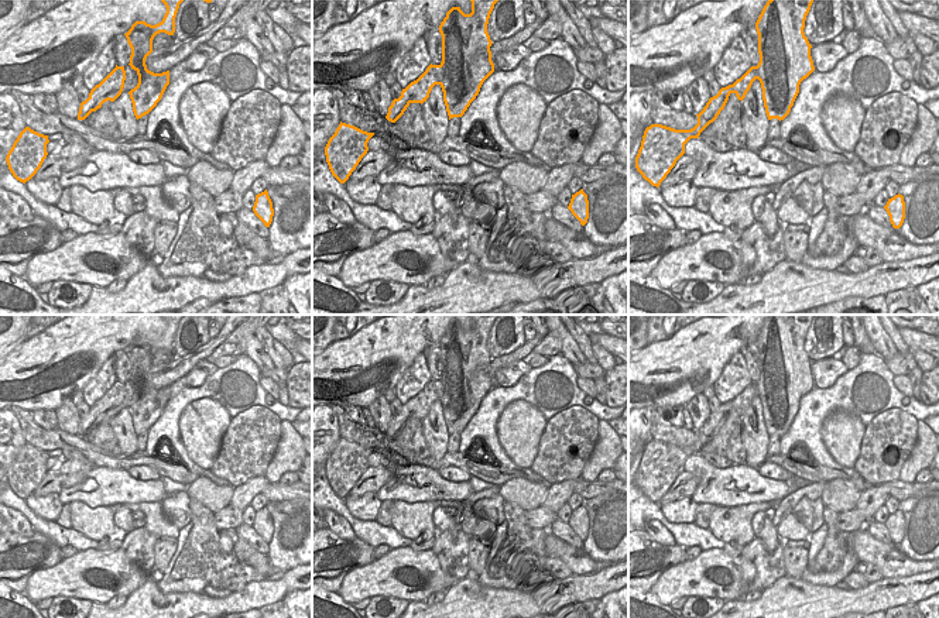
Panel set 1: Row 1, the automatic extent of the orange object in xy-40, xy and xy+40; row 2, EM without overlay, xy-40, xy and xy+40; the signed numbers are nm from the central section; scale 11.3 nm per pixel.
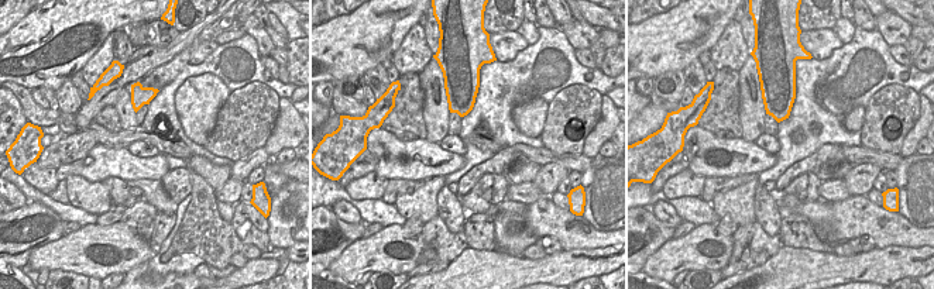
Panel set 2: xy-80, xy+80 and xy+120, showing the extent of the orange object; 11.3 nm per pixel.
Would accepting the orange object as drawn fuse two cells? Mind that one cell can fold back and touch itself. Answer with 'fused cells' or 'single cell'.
fused cells

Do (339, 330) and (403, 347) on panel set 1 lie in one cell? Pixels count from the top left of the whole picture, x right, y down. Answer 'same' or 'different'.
different

